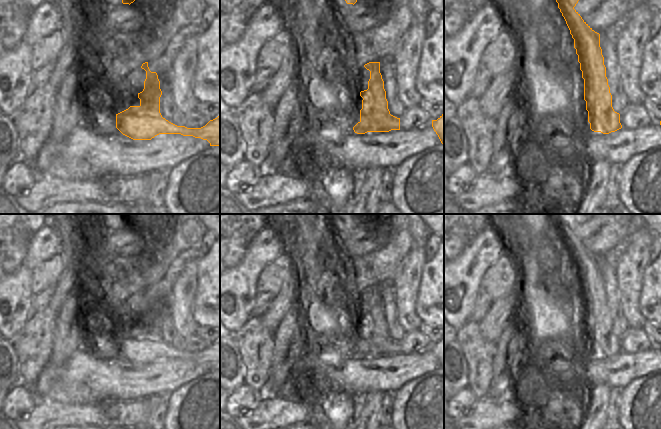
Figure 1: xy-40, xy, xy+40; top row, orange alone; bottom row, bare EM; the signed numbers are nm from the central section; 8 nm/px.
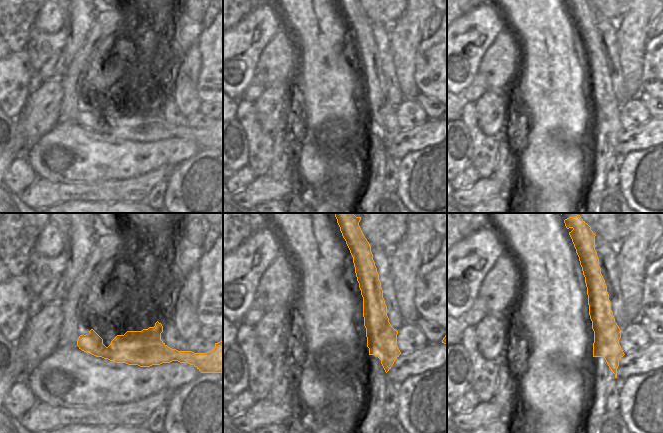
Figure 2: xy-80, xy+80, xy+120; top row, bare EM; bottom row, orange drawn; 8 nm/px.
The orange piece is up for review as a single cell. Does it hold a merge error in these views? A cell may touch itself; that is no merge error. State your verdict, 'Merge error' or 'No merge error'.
Merge error.

